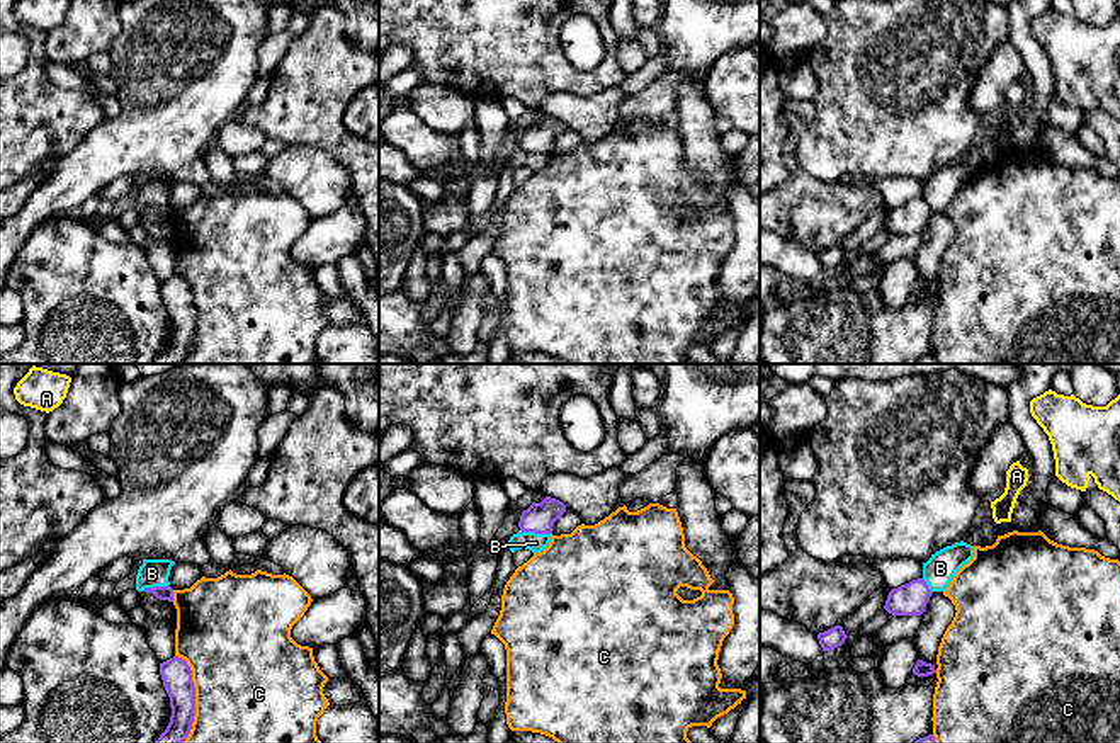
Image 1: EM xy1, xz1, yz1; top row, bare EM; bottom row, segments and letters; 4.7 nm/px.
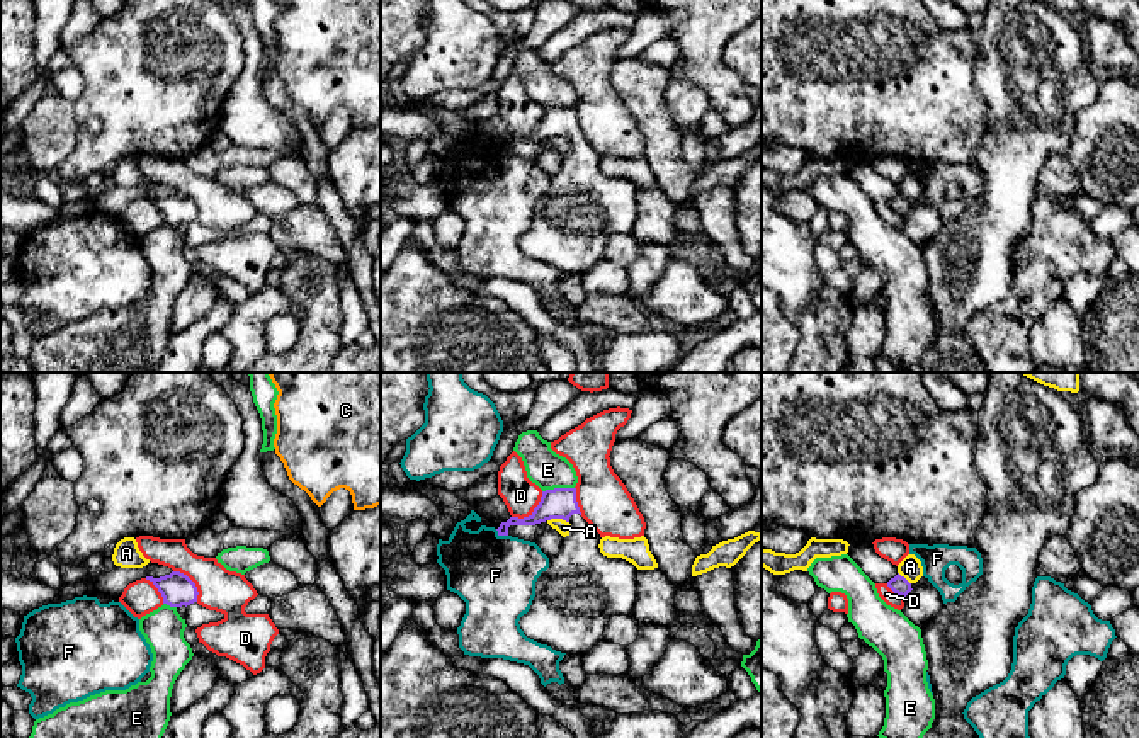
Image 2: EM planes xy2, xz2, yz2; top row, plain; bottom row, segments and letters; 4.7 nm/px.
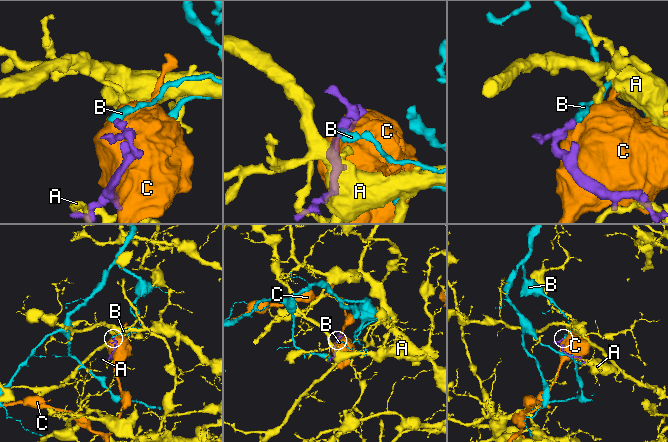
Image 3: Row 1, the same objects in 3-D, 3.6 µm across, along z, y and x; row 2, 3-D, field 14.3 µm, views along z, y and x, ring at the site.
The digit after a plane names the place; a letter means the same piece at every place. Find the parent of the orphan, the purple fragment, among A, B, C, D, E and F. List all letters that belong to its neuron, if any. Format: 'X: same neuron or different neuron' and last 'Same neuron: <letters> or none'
A: different neuron
B: different neuron
C: different neuron
D: different neuron
E: different neuron
F: different neuron
Same neuron: none

